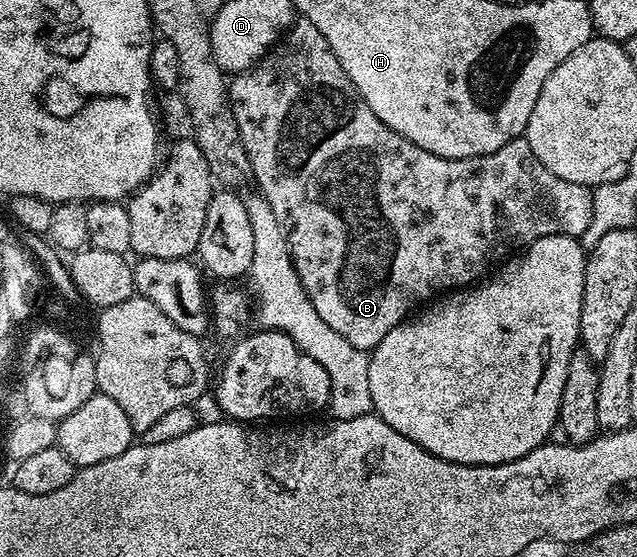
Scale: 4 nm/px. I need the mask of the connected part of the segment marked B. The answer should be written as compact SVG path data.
M296 18L286 34L282 36L278 46L268 51L255 66L247 71L238 72L230 80L229 90L233 117L237 117L237 129L241 129L241 141L245 141L245 153L249 153L254 186L259 186L258 194L265 201L269 201L269 209L273 209L273 213L277 213L277 221L281 221L289 241L291 260L297 269L297 277L301 277L301 285L305 285L305 293L309 301L313 301L313 309L323 318L325 325L333 329L333 333L341 333L341 337L345 337L349 345L362 351L368 353L374 351L375 346L385 337L385 333L389 333L389 329L402 323L420 305L434 300L440 293L472 286L476 281L482 280L500 261L526 248L535 239L550 235L582 237L585 229L589 229L591 224L592 188L577 185L573 181L565 181L549 173L549 169L545 169L545 165L537 161L533 149L529 149L529 141L526 137L509 141L501 145L501 149L488 155L478 155L468 159L446 159L413 145L413 141L389 129L389 125L382 123L373 113L373 109L365 105L353 81L349 81L345 69L341 69L341 61L333 57L333 49L329 49L329 41L325 41L317 25L313 25L313 21L308 19Z

